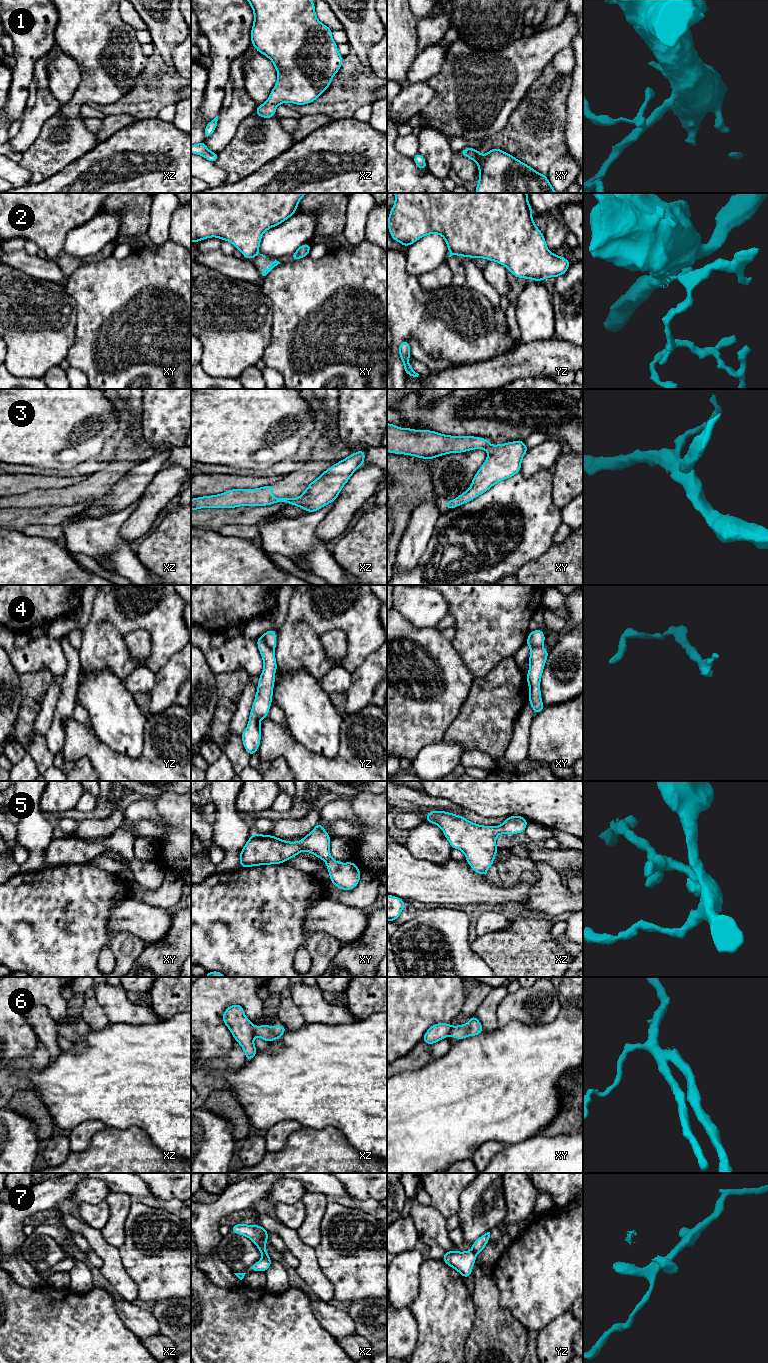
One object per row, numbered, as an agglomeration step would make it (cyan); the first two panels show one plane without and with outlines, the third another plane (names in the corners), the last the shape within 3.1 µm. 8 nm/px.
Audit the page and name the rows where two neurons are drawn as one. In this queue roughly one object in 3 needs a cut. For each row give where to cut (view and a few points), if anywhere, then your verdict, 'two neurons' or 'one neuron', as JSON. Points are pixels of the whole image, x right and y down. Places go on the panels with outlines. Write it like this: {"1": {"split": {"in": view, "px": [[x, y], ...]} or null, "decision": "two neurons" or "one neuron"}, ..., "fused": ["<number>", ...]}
{"1": {"split": null, "decision": "one neuron"}, "2": {"split": {"in": "xy", "px": [[258, 253], [255, 255]]}, "decision": "two neurons"}, "3": {"split": null, "decision": "one neuron"}, "4": {"split": {"in": "yz", "px": [[260, 637], [268, 646], [274, 649]]}, "decision": "two neurons"}, "5": {"split": null, "decision": "one neuron"}, "6": {"split": {"in": "xy", "px": [[452, 1026], [448, 1035]]}, "decision": "two neurons"}, "7": {"split": {"in": "xz", "px": [[262, 1257], [269, 1259]]}, "decision": "two neurons"}, "fused": ["2", "4", "6", "7"]}

